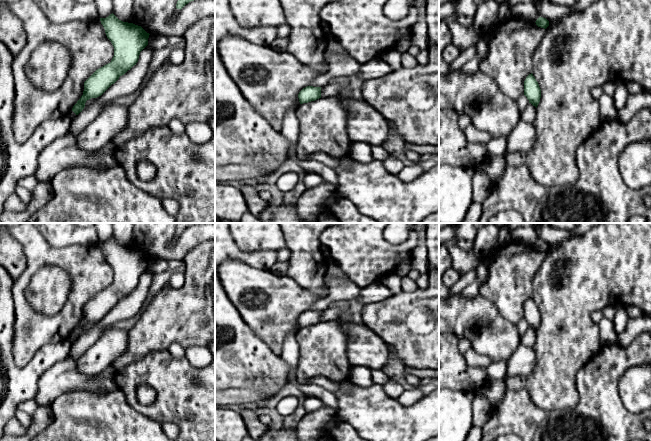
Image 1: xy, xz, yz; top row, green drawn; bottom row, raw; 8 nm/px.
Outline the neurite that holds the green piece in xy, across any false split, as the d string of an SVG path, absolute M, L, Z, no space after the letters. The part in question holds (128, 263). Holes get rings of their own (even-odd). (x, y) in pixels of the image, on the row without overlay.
M113 237L100 242L107 262L114 271L110 287L97 293L85 306L81 322L72 335L78 339L87 324L101 320L120 300L138 286L140 276L148 269L149 257L141 250L119 244Z

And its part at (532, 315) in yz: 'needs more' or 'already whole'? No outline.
already whole

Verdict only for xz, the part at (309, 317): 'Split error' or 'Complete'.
Complete

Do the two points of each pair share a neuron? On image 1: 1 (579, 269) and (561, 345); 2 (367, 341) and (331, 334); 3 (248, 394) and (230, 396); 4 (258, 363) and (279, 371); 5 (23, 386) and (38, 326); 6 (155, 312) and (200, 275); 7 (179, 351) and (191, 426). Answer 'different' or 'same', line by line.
1: same
2: different
3: same
4: same
5: different
6: same
7: different

